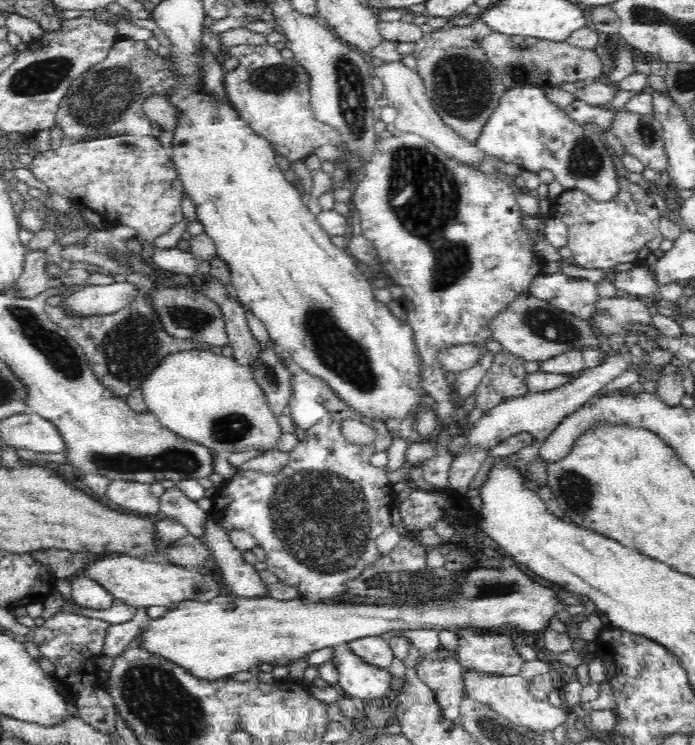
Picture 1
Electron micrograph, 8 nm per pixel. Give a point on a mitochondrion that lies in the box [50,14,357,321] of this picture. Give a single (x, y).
(96, 104)

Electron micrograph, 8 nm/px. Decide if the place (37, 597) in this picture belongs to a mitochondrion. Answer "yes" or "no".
no

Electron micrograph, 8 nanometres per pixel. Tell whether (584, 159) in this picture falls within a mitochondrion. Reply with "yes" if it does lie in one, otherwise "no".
yes

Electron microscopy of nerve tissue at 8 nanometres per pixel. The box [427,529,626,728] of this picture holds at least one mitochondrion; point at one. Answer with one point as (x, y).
(486, 588)

